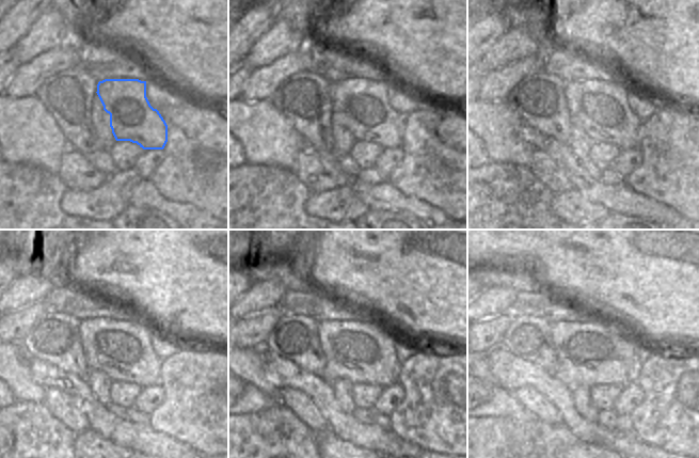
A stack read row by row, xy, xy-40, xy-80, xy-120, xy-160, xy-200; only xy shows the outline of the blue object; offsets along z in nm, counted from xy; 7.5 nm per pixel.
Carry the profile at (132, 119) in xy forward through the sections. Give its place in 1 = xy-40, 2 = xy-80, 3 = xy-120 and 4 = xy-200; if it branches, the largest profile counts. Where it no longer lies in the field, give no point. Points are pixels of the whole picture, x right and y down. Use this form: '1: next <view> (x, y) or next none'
1: next xy-40 (361, 105)
2: next xy-80 (600, 108)
3: next xy-120 (122, 349)
4: next xy-200 (591, 352)

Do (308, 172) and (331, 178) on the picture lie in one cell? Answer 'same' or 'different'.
same

